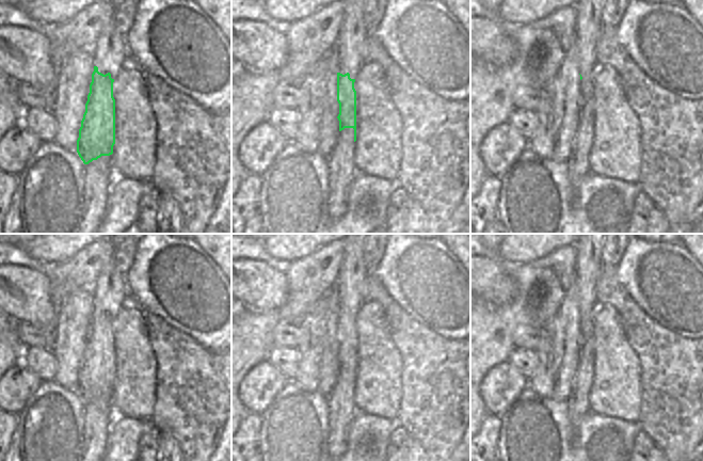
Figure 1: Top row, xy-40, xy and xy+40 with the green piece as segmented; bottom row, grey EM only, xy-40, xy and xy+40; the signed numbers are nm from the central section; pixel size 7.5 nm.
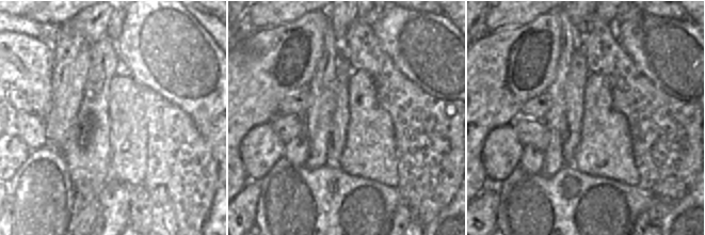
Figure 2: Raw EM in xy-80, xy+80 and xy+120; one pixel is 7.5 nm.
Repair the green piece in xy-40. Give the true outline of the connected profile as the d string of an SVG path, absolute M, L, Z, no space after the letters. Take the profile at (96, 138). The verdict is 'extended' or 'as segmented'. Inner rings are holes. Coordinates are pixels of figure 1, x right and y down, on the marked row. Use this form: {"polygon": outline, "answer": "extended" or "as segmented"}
{"polygon": "M113 22L100 33L94 46L94 71L85 112L79 129L77 153L84 164L113 154L115 144L115 99L113 82L128 50Z", "answer": "extended"}

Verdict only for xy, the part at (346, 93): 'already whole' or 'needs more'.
needs more

